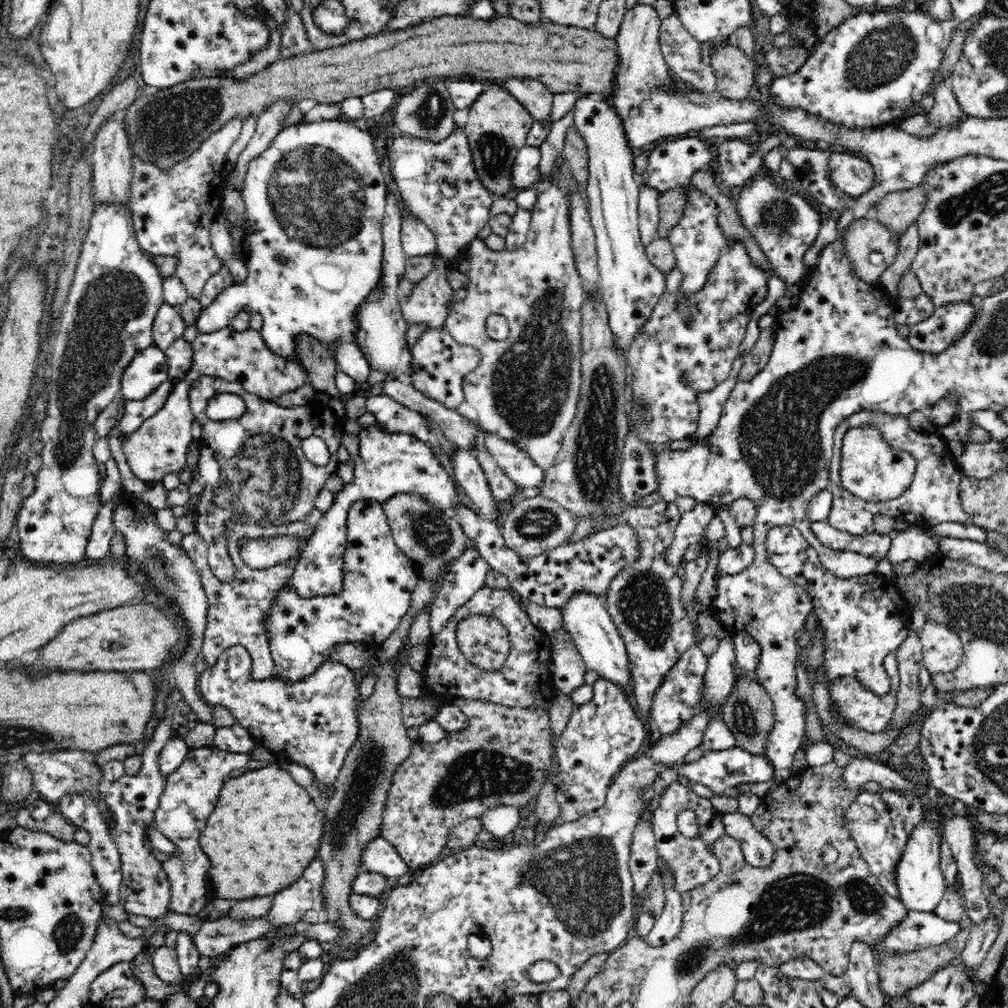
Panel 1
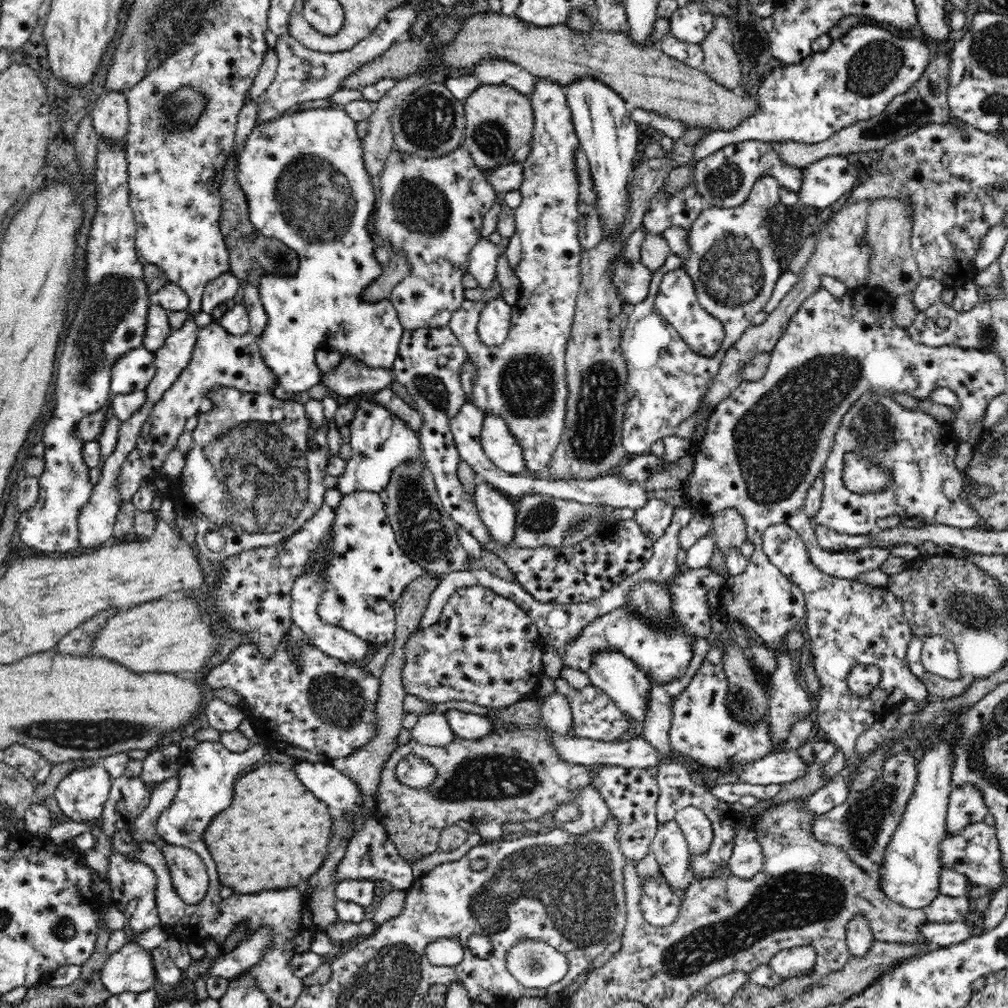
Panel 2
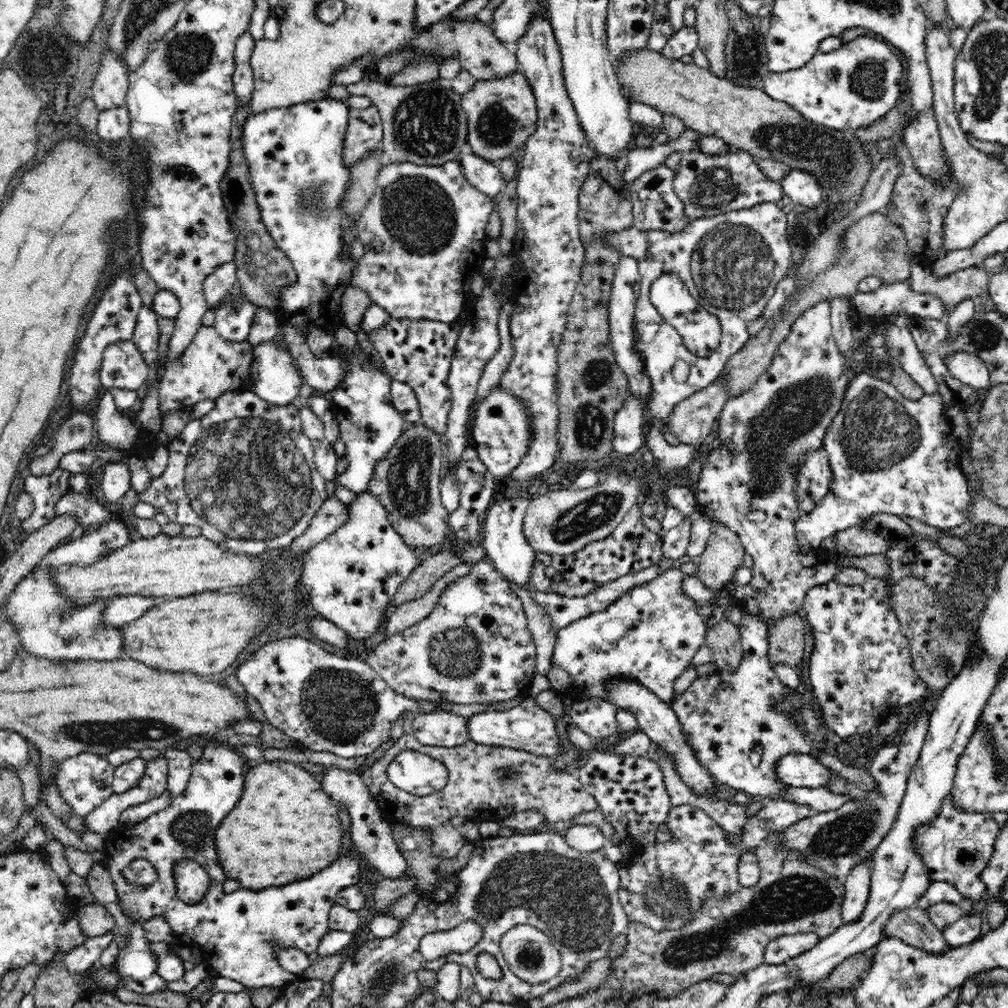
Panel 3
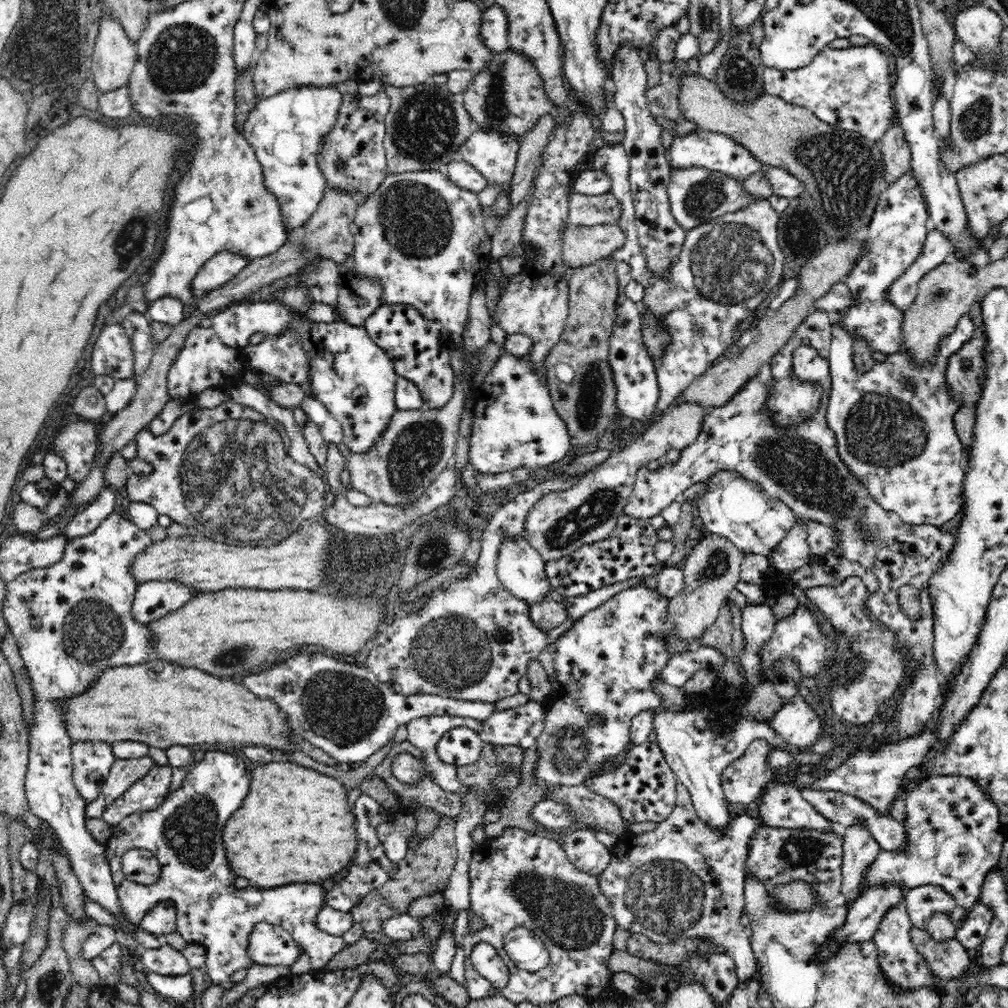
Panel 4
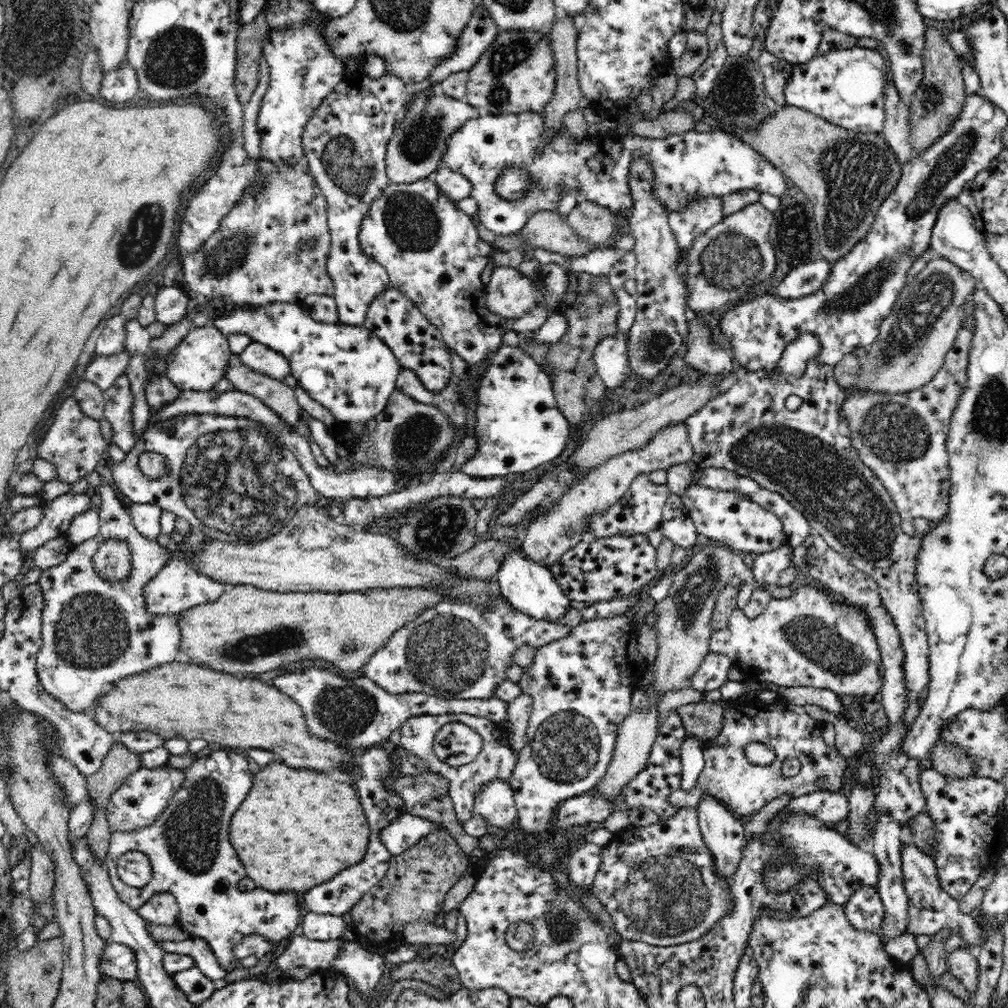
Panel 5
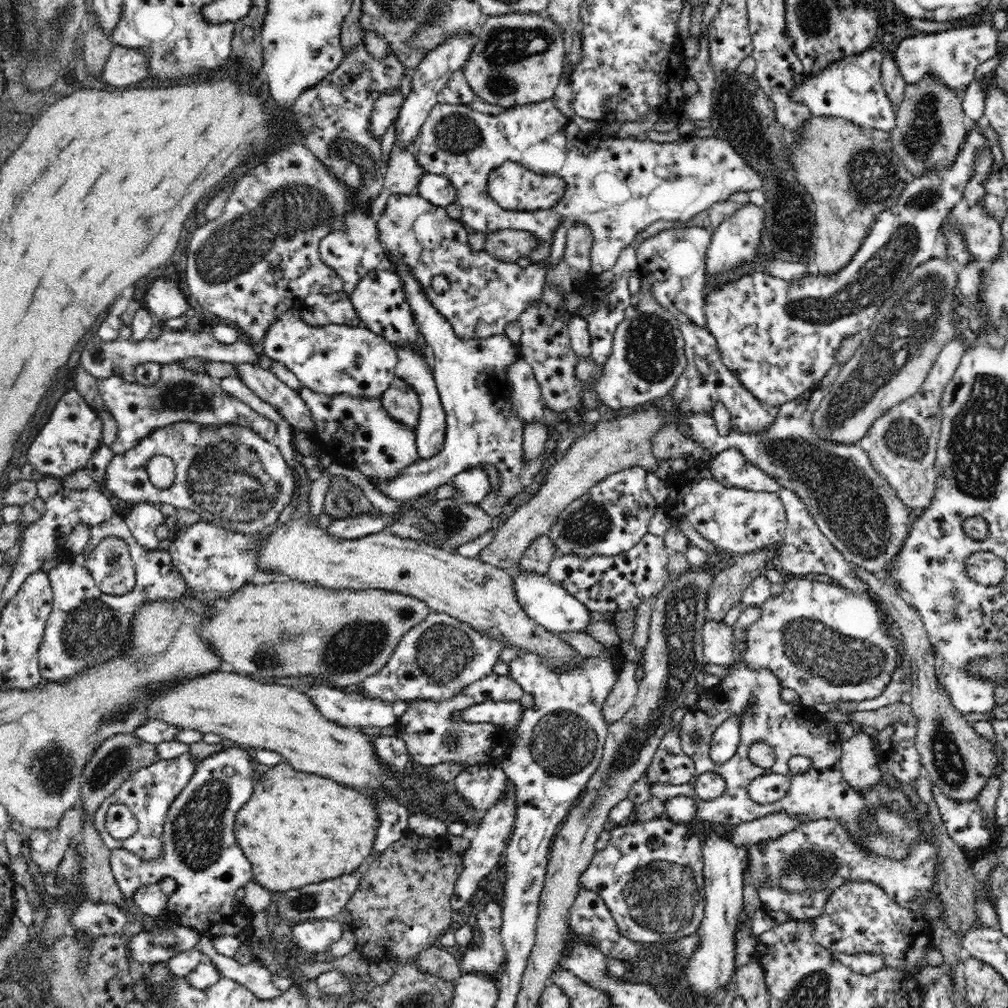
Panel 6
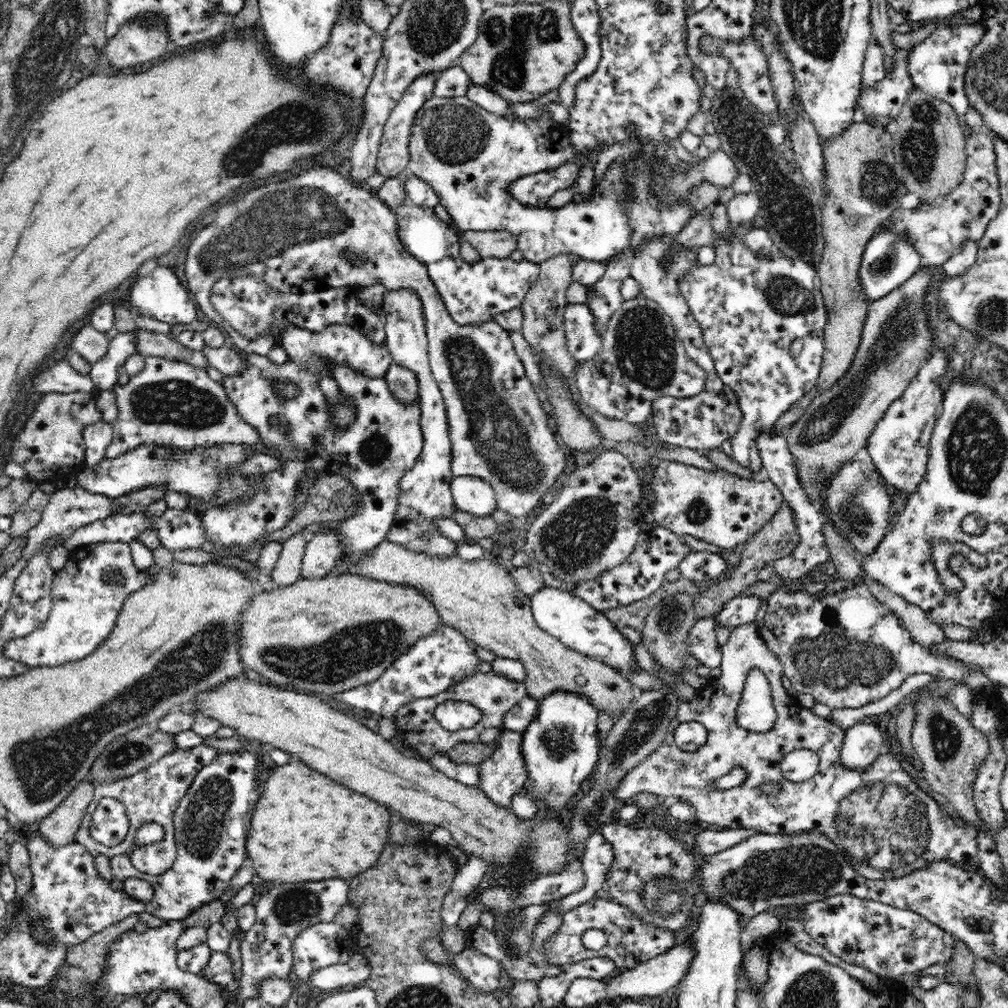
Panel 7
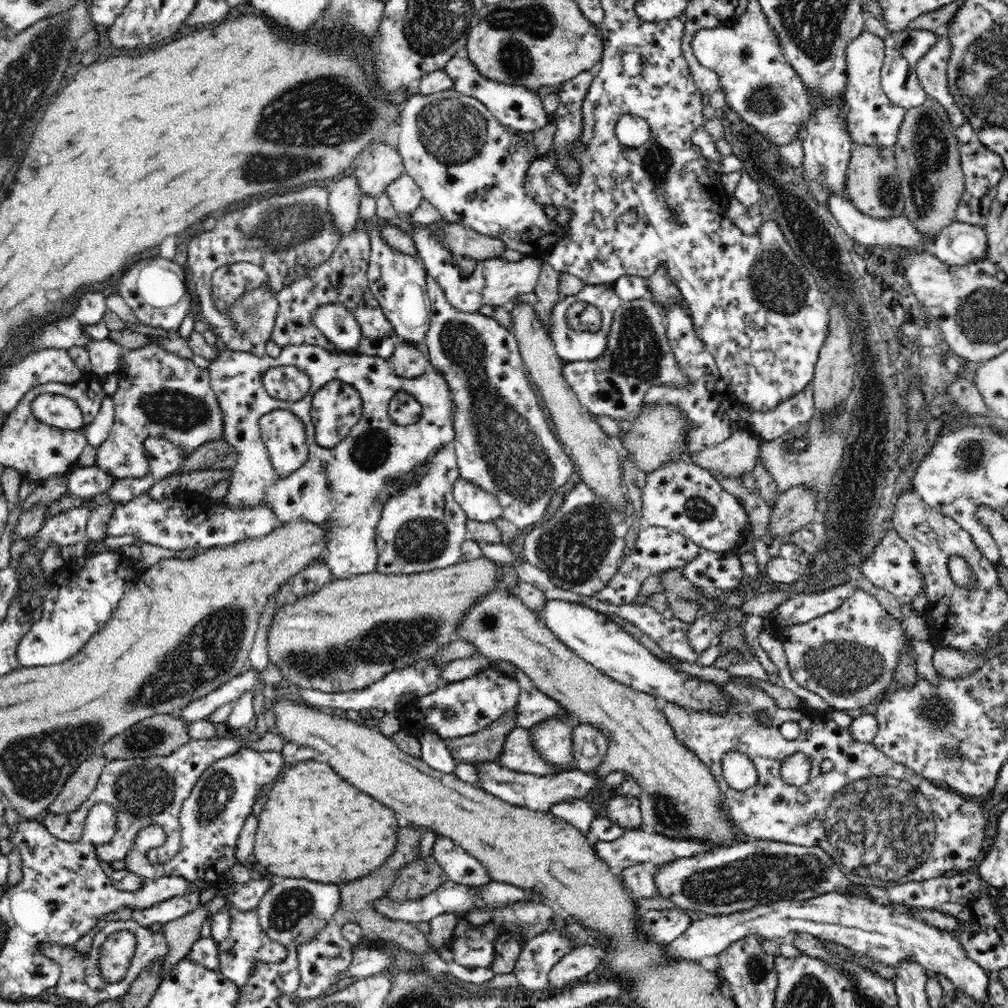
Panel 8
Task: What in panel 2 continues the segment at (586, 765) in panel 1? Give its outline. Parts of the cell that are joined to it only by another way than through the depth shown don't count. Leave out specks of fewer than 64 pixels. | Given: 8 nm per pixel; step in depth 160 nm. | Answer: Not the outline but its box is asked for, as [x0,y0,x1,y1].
[562,684,632,835]

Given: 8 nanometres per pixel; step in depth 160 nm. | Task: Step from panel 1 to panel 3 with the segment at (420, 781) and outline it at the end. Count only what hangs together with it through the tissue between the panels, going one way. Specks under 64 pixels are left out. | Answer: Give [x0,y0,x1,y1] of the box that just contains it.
[359,733,601,832]

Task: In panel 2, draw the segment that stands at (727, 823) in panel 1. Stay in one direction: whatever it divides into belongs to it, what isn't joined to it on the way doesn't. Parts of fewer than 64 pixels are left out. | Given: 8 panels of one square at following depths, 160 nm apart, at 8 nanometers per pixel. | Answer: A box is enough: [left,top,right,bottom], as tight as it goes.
[729,821,763,879]

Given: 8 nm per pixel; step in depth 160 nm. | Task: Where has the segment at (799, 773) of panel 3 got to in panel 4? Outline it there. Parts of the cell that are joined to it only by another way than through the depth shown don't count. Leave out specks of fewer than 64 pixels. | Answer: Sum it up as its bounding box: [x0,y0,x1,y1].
[793,722,939,815]

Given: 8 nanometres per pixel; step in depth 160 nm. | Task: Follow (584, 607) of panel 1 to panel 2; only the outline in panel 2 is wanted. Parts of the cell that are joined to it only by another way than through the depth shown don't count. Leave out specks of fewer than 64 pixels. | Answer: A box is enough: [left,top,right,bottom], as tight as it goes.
[586,652,652,726]

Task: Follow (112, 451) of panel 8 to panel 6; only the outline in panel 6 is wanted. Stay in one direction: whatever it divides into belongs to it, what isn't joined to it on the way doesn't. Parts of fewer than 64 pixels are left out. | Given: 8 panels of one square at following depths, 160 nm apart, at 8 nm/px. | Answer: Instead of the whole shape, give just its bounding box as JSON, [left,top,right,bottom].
[96,361,277,455]

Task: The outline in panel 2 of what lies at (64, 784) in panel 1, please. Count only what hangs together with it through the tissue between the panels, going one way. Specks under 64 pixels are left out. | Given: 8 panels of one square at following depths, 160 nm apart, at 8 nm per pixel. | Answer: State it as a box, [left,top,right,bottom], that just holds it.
[3,743,53,785]

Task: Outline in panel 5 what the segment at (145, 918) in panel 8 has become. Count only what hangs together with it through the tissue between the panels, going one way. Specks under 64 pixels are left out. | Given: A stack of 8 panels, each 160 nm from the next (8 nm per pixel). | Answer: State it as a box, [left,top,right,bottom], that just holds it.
[104,747,303,972]

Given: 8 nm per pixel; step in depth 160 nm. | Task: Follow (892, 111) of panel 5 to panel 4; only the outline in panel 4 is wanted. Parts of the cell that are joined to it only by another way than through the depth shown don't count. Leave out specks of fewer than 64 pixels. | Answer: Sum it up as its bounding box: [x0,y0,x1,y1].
[878,122,911,184]

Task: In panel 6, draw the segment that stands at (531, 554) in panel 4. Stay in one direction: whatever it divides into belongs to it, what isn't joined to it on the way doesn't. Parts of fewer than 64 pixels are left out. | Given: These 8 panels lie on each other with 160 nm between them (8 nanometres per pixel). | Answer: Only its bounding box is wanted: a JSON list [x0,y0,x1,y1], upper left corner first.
[512,570,592,632]

